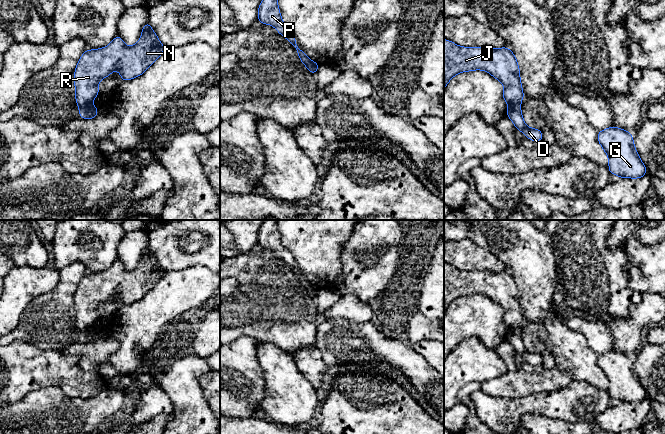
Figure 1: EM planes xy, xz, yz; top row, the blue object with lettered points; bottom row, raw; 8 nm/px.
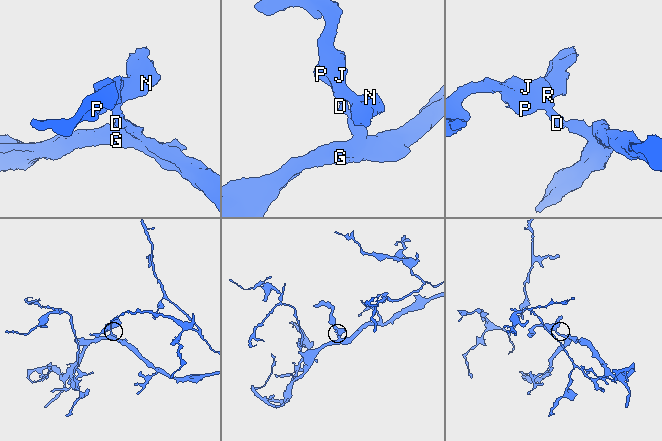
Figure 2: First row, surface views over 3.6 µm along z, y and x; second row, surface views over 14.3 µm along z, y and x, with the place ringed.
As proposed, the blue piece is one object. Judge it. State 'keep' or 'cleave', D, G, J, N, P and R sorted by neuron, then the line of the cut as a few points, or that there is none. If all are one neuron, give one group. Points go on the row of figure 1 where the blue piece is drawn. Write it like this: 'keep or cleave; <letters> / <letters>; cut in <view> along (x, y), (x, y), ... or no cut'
cleave; D G / J N P R; cut in xy along (90, 103), (80, 108)

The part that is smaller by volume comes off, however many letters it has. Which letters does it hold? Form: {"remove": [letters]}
{"remove": ["J", "N", "P", "R"]}

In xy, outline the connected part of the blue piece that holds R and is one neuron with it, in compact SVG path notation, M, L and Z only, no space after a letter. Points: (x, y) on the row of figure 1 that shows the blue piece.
M147 21L139 41L133 46L126 46L117 34L108 46L86 50L79 59L74 72L76 104L79 108L91 104L99 93L99 81L109 76L114 70L120 72L122 82L142 75L162 55L165 49Z

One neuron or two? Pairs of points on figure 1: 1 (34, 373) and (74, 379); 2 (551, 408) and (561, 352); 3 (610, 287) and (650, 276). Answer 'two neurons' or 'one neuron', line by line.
1: one neuron
2: two neurons
3: two neurons

